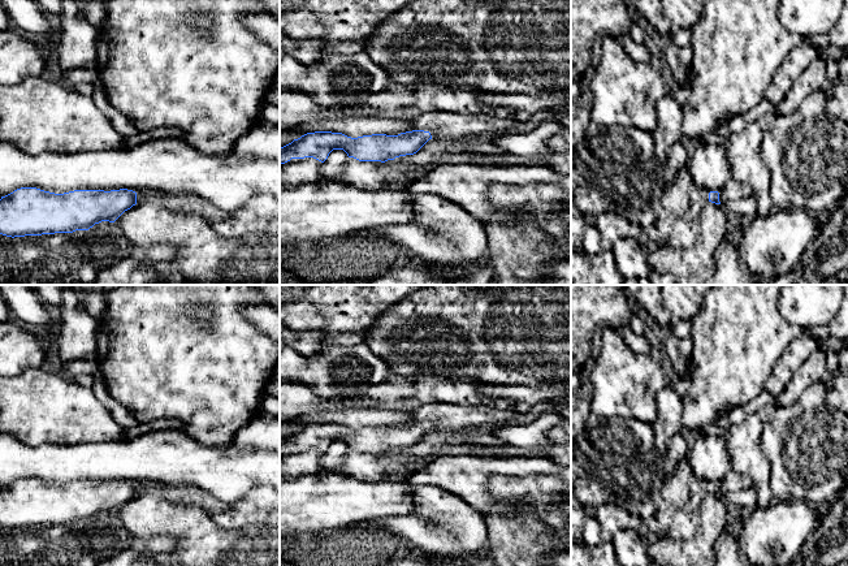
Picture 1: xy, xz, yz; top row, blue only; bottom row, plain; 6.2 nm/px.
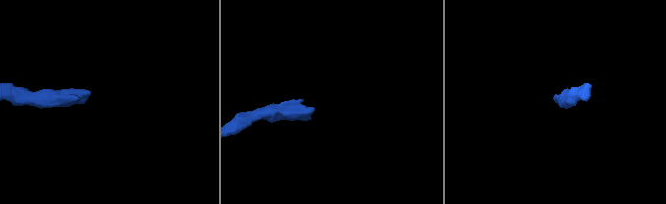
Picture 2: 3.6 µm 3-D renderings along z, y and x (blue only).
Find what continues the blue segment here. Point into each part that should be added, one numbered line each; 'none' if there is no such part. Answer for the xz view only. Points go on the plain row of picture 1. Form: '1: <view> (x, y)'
1: xz (440, 415)

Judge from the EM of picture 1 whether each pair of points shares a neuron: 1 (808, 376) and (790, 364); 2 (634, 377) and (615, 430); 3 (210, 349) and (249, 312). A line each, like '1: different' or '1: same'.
1: different
2: different
3: different

